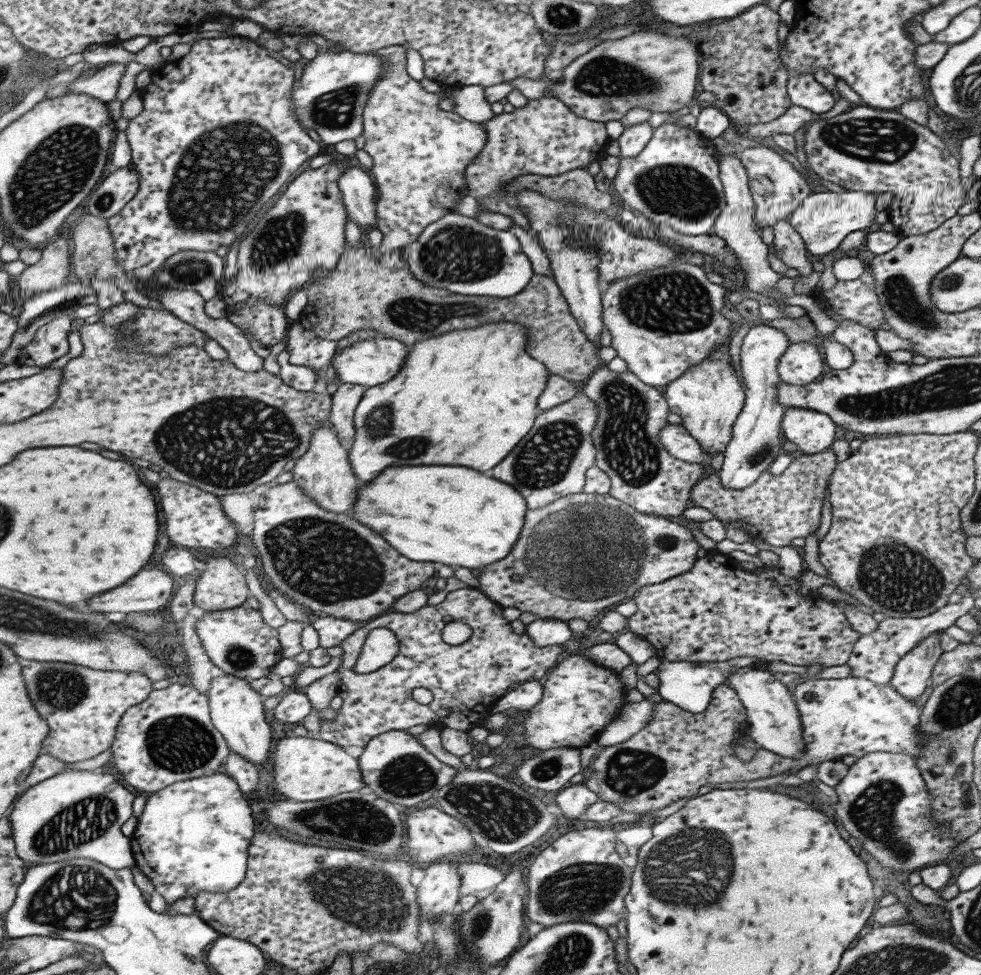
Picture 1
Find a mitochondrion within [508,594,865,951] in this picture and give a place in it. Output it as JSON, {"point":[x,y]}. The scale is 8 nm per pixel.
{"point":[681,872]}

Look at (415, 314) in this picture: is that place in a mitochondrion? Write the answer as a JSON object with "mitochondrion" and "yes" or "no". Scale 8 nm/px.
{"mitochondrion":"yes"}

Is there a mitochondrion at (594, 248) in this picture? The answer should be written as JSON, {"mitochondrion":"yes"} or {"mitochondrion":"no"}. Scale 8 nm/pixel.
{"mitochondrion":"no"}

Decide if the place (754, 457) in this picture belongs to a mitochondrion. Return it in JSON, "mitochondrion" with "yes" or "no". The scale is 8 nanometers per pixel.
{"mitochondrion":"yes"}

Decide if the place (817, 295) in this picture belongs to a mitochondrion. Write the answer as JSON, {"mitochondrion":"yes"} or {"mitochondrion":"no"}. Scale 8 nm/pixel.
{"mitochondrion":"no"}

